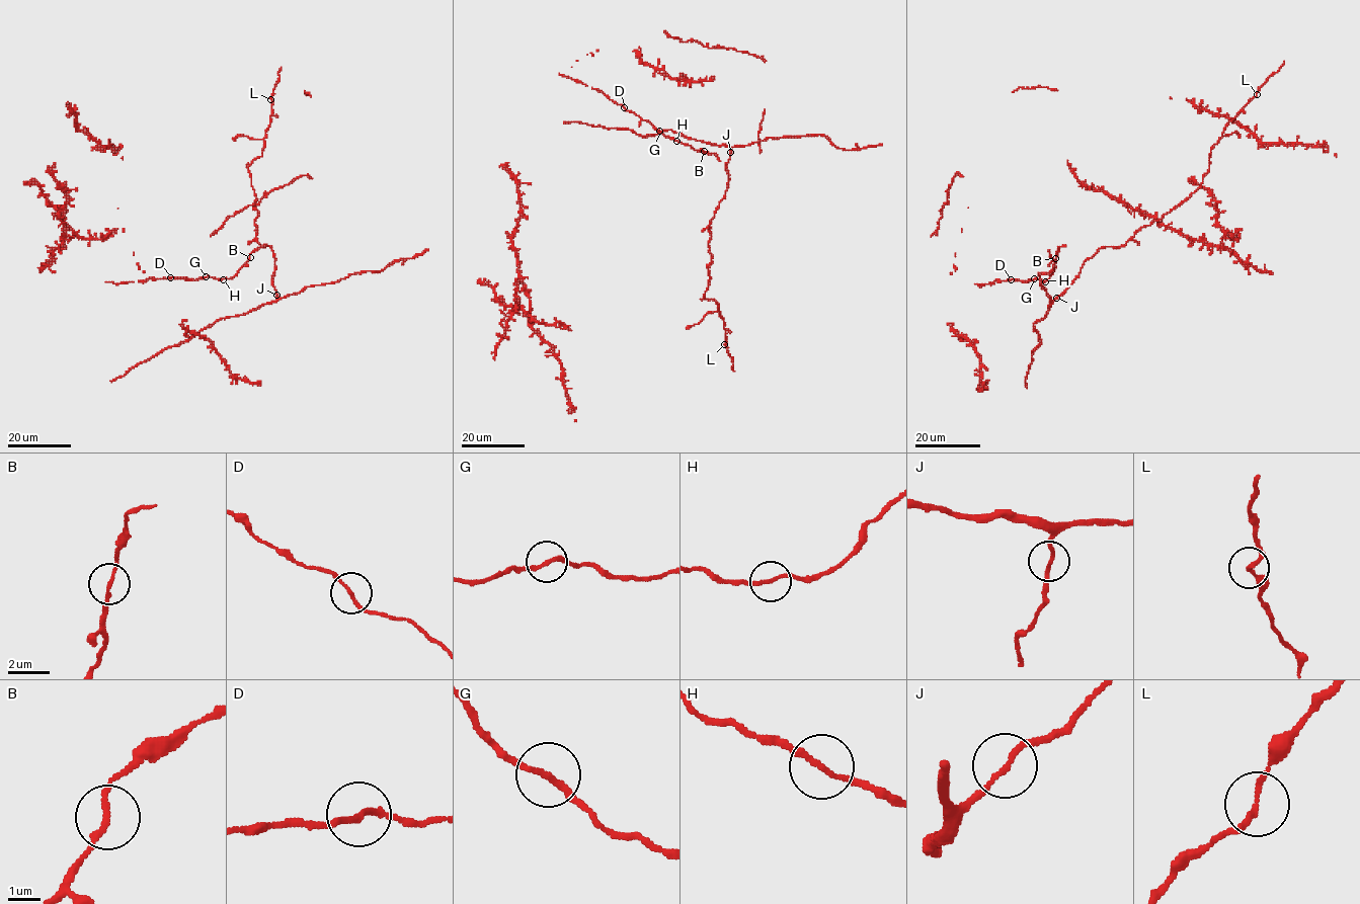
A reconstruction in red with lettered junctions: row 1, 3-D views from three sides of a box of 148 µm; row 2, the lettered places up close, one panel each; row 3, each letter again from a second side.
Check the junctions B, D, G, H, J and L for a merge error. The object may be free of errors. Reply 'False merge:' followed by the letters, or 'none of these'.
False merge: none of these

